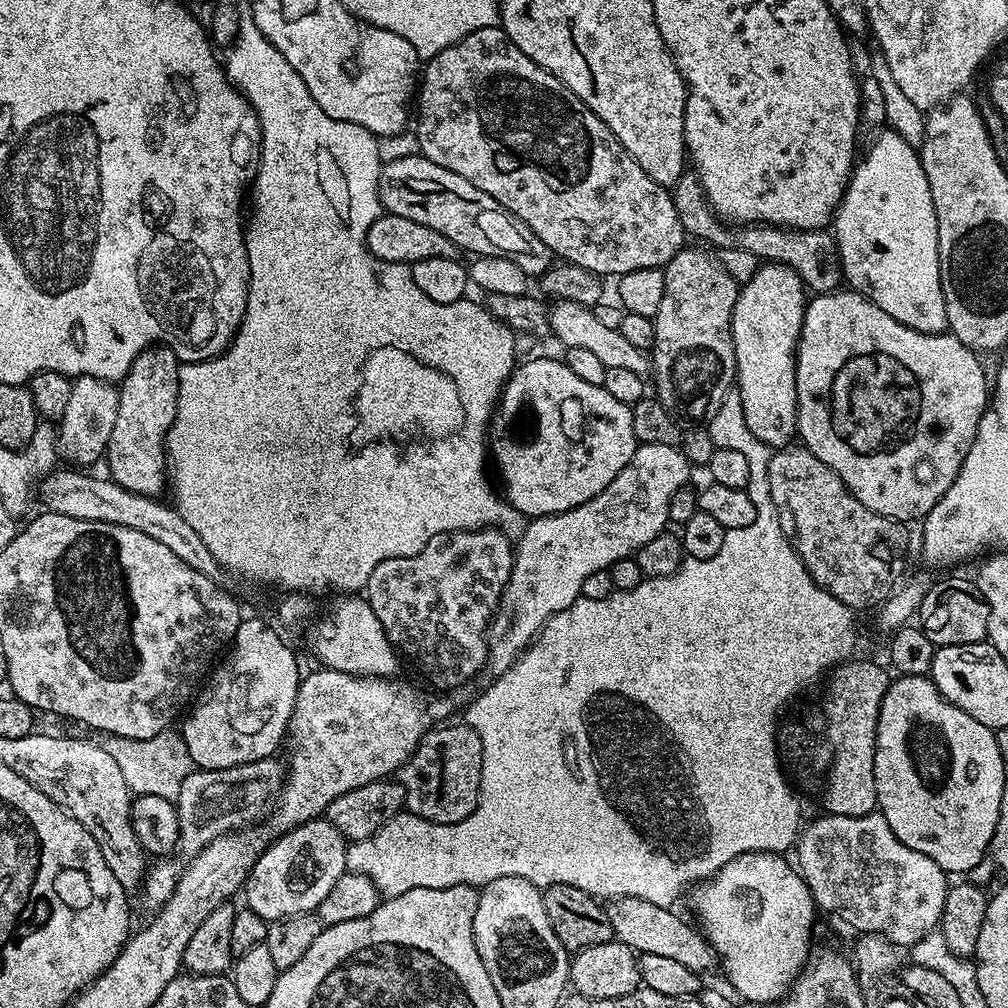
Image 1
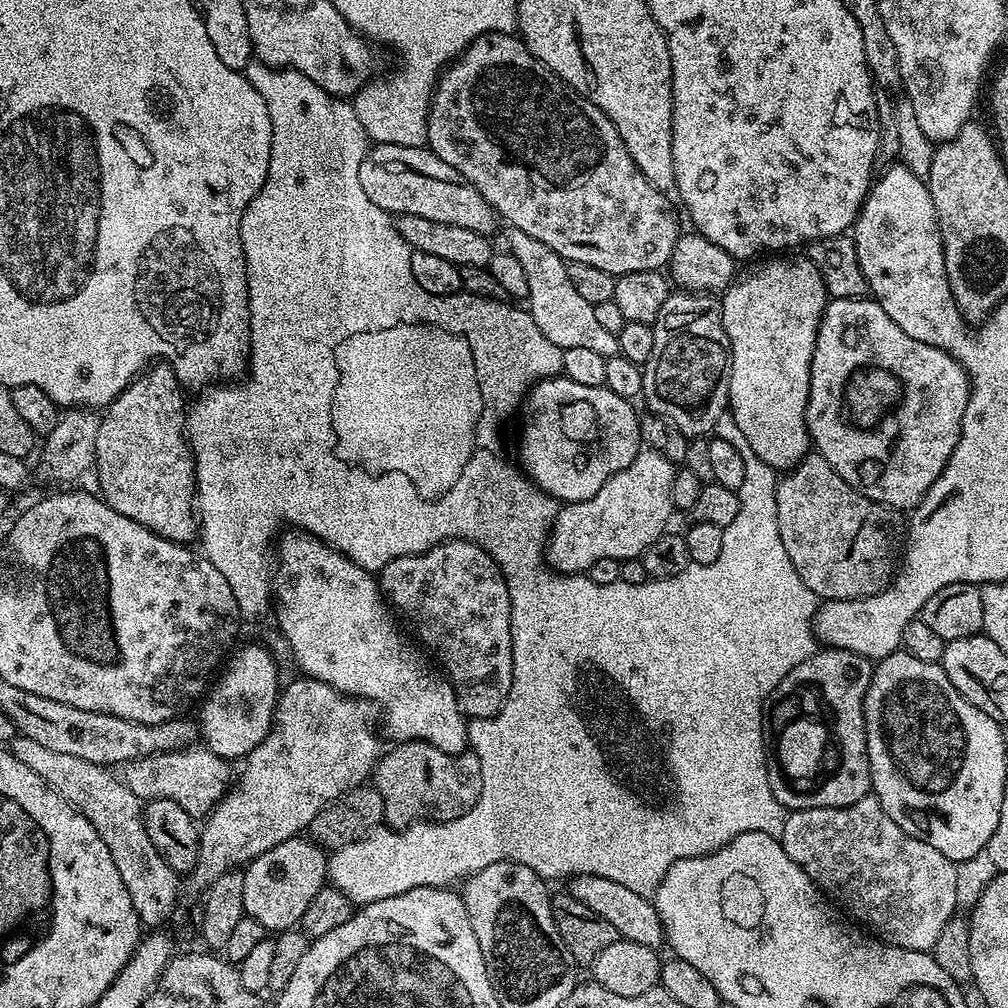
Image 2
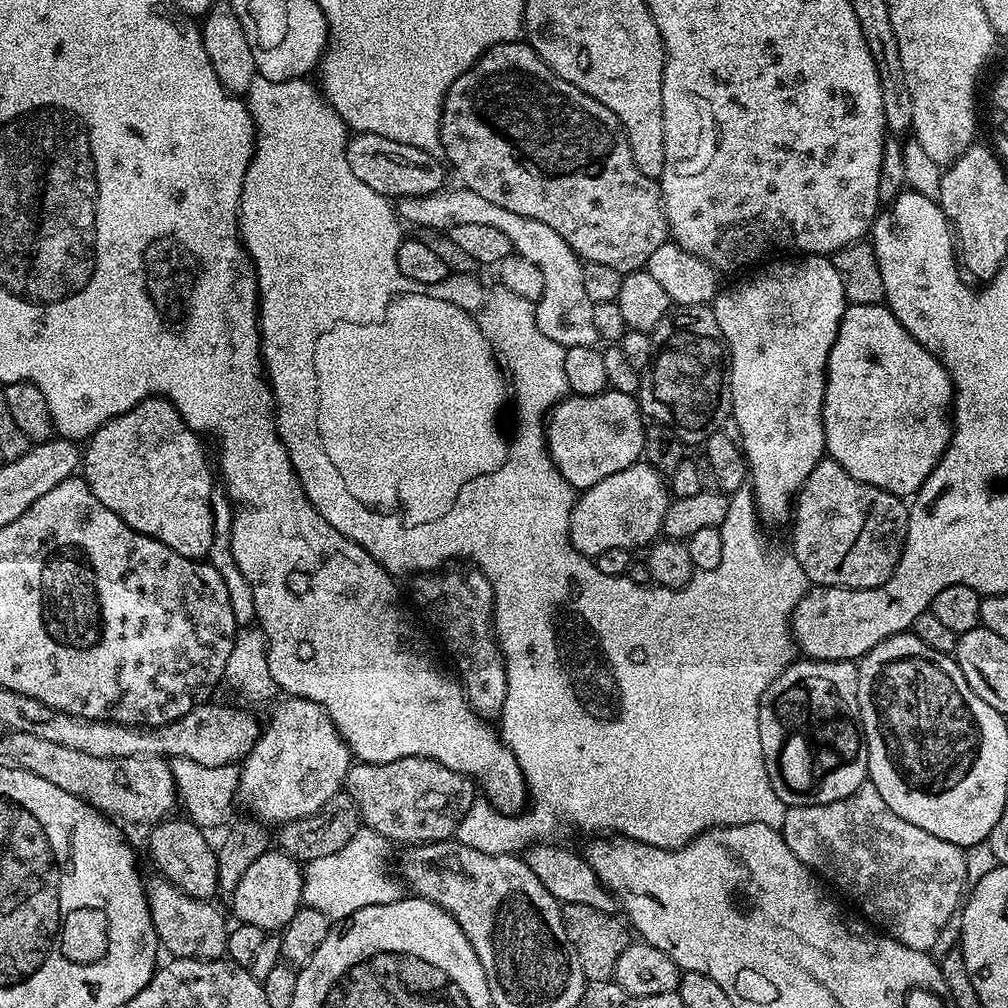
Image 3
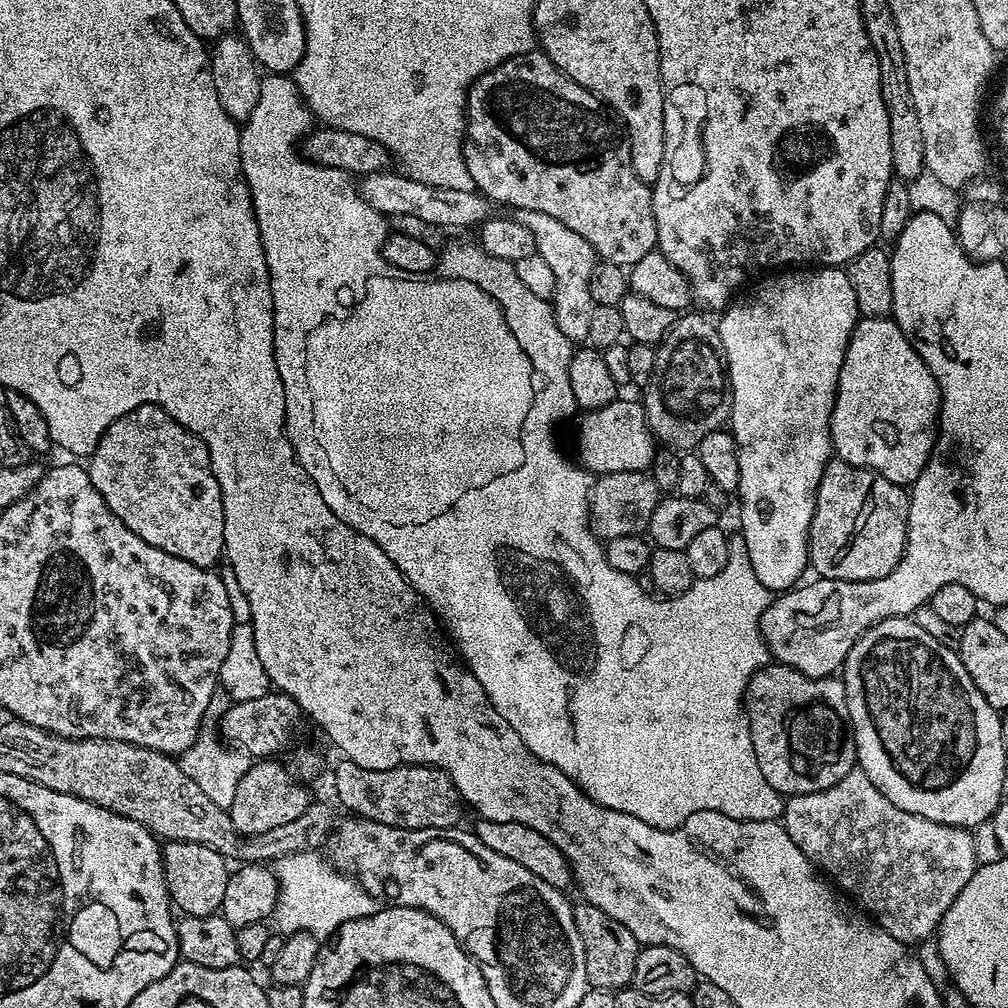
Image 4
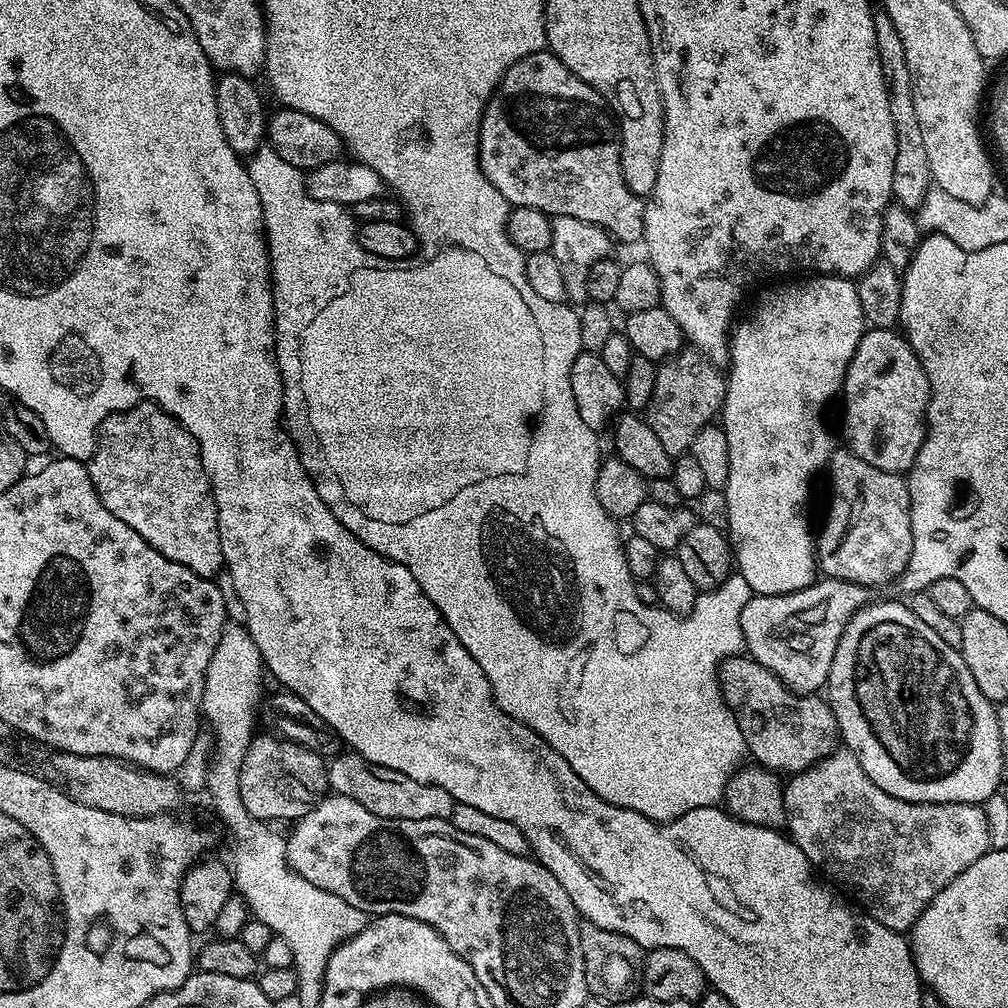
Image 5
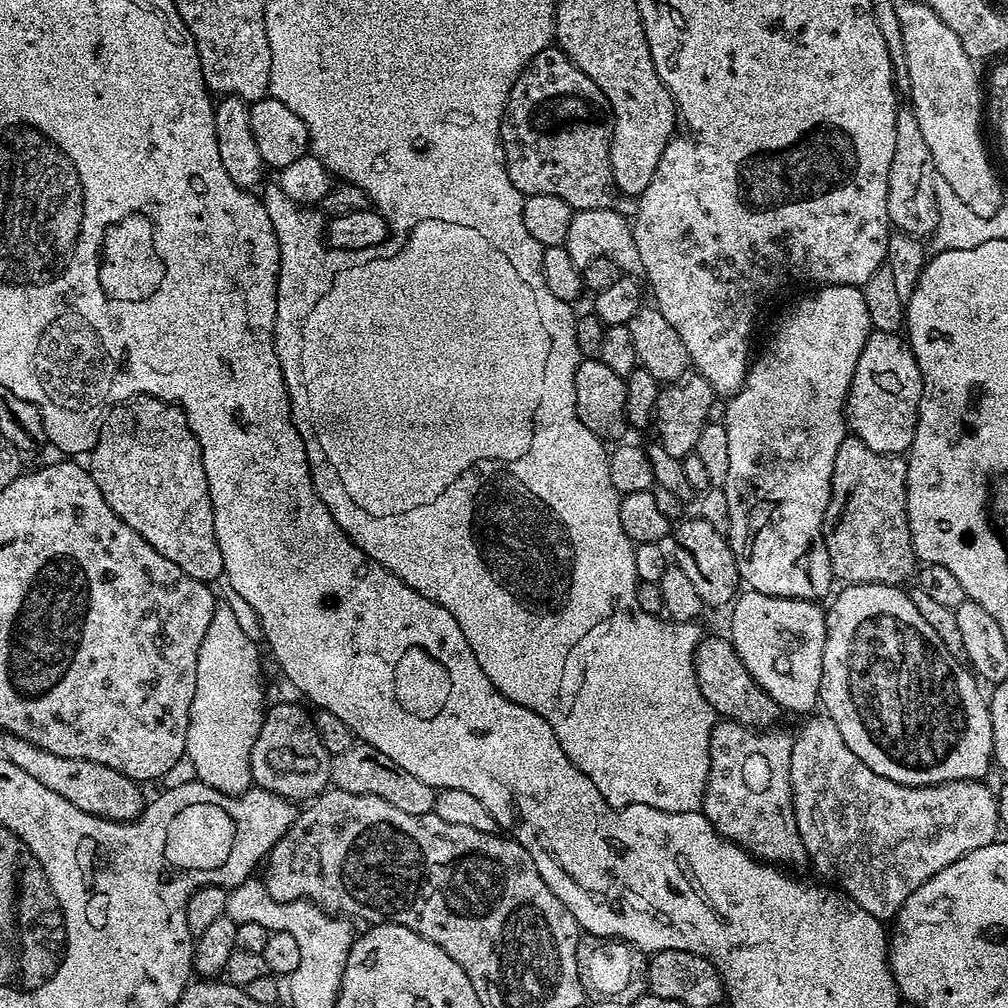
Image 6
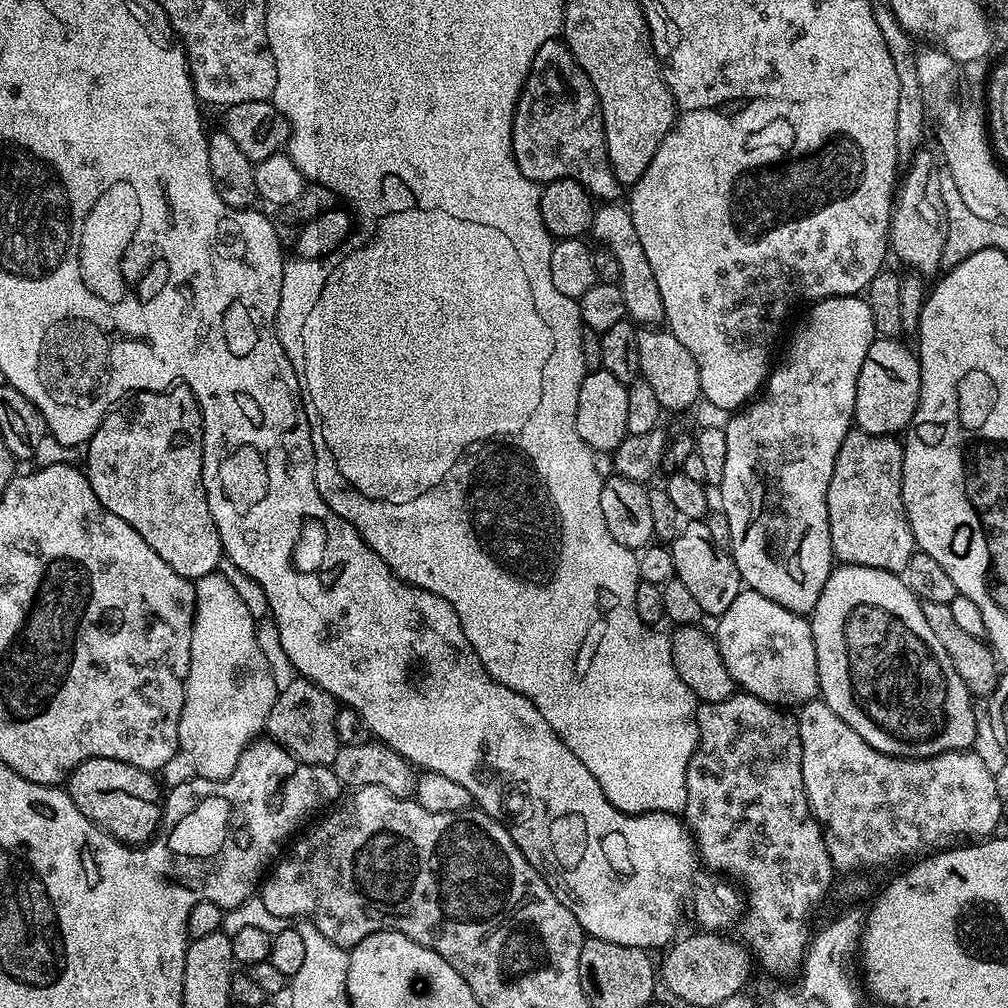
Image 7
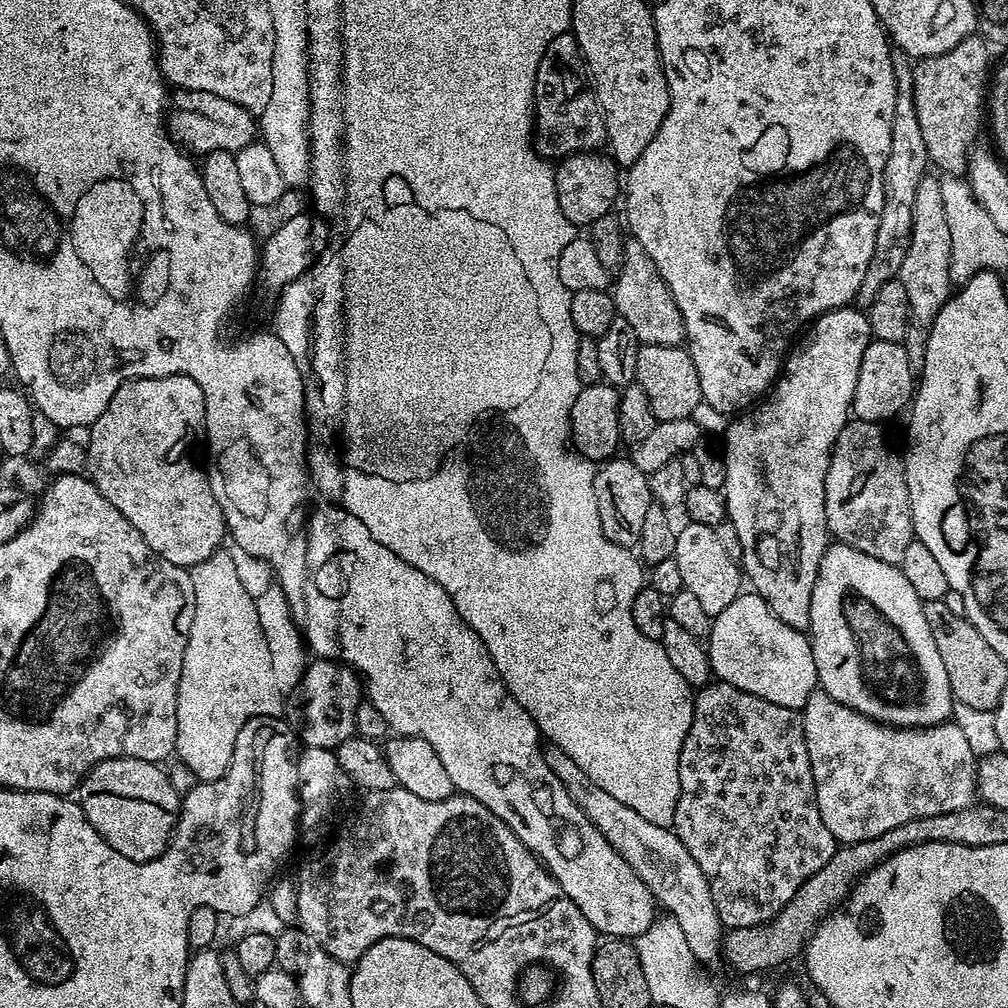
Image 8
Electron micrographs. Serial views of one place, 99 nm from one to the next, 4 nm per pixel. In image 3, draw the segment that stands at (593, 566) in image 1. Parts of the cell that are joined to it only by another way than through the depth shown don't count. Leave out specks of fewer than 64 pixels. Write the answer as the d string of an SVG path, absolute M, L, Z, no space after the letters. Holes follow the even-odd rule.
M646 462L631 464L579 493L570 514L568 537L572 545L589 558L605 550L643 549L661 535L669 503L670 489L661 472Z

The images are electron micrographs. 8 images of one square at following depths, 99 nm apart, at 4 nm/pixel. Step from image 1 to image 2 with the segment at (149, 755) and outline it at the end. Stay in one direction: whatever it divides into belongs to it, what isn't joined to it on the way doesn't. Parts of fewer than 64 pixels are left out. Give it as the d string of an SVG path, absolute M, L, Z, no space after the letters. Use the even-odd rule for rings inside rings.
M193 746L179 752L159 752L149 760L131 761L123 769L122 779L141 802L147 800L178 802L178 806L182 806L186 814L190 814L193 818L204 818L224 799L224 793L230 786L228 768L229 761L209 752L207 747Z

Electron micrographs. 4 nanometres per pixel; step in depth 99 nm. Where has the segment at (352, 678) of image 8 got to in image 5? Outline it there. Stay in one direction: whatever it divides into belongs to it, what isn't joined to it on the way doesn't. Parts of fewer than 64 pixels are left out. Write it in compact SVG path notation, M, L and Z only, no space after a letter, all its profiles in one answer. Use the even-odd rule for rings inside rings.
M275 734L253 735L249 749L242 758L240 786L242 803L246 810L258 820L295 822L324 799L329 791L328 770L325 757L317 752L283 739Z

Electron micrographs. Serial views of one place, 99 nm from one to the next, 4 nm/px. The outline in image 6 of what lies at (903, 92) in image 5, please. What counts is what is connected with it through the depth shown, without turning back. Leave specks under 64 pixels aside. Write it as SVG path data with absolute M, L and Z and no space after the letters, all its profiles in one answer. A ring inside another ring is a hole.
M910 106L896 109L896 129L894 130L894 159L890 161L890 178L886 194L886 210L891 227L897 233L917 238L931 237L938 226L938 198L934 198L934 178L936 167L922 138L918 118Z

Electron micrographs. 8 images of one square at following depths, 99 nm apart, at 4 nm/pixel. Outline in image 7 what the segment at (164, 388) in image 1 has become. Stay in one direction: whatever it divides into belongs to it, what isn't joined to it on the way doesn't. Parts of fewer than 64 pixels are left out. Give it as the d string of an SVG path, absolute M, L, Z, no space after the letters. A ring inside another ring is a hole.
M173 386L162 392L129 395L105 414L98 430L89 438L86 451L86 475L94 494L98 494L98 502L102 502L106 510L118 514L122 522L130 522L130 526L150 542L150 550L154 550L162 562L193 582L221 567L224 547L202 482L204 428L200 404L190 389Z

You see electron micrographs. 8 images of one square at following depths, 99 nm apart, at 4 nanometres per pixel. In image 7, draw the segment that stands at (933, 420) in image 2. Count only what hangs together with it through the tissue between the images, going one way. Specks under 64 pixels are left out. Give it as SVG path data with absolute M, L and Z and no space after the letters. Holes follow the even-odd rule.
M877 338L866 350L862 370L856 387L856 415L854 424L861 432L875 436L896 436L912 423L920 397L920 362L912 352L896 338Z

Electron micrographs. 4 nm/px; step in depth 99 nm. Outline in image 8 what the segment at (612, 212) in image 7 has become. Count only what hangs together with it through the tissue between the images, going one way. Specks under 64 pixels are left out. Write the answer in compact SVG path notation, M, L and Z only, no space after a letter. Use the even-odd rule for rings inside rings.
M628 238L624 242L624 261L611 289L611 296L616 305L616 316L630 322L641 344L654 346L680 346L685 343L684 319L672 297L672 291L666 286L658 266L642 250L642 242Z

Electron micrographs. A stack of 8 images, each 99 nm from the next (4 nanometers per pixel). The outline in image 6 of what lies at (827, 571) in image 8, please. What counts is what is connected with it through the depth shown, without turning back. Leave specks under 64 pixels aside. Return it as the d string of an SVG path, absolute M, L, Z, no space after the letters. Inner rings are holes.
M850 584L841 587L841 592L837 591L831 597L832 605L826 608L826 646L822 650L822 682L820 683L819 703L824 704L823 711L838 726L842 733L842 739L874 774L882 778L890 778L892 782L898 782L902 786L911 788L930 788L933 784L949 784L955 780L979 780L985 779L988 767L993 767L994 757L992 747L994 746L994 730L990 722L990 710L988 700L980 693L981 685L977 677L973 675L967 667L959 668L957 657L942 646L942 638L934 634L934 630L925 620L922 614L918 614L918 606L914 606L911 595L903 587L895 584Z

